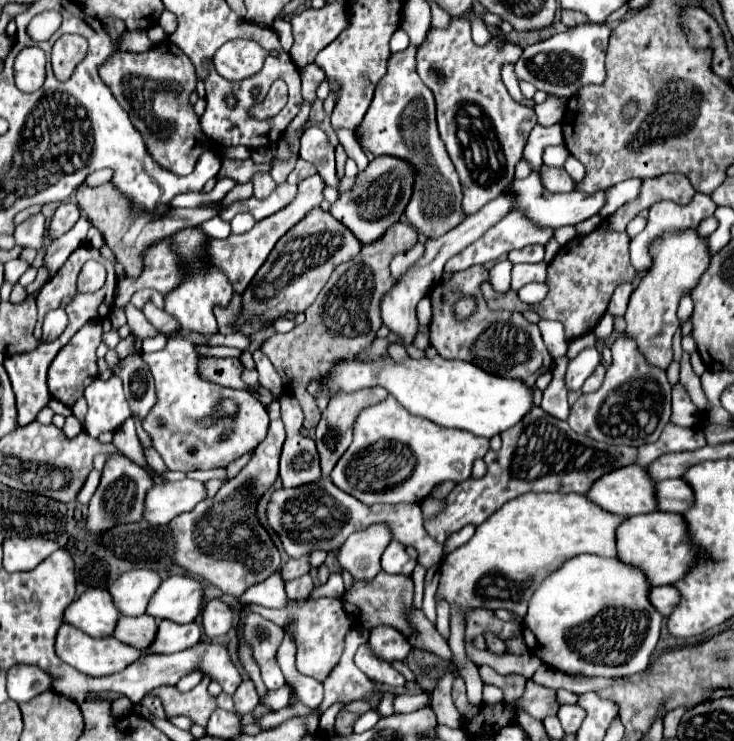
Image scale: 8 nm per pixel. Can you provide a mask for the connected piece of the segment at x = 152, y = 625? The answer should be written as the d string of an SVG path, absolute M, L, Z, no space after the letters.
M143 614L137 618L121 616L113 636L123 644L145 650L155 640L155 630L157 630L157 620L151 618L149 614Z

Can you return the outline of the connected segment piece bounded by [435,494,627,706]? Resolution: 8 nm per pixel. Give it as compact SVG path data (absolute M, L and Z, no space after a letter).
M521 494L505 502L475 530L467 544L445 558L435 598L445 598L451 604L449 646L457 656L455 660L459 660L457 664L463 666L459 670L467 684L471 706L483 704L483 682L477 680L477 666L465 656L463 612L467 608L507 608L523 616L539 582L543 582L551 570L559 570L567 558L579 554L617 556L615 530L625 518L627 516L599 510L585 494Z

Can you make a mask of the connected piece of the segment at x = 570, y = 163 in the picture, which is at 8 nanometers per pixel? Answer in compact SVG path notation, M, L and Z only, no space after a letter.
M573 156L567 158L567 162L565 162L565 170L567 170L567 174L569 174L577 184L585 178L585 166L583 166L577 158L573 158Z

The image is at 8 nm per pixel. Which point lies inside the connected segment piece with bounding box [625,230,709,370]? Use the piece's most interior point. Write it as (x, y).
(679, 260)

